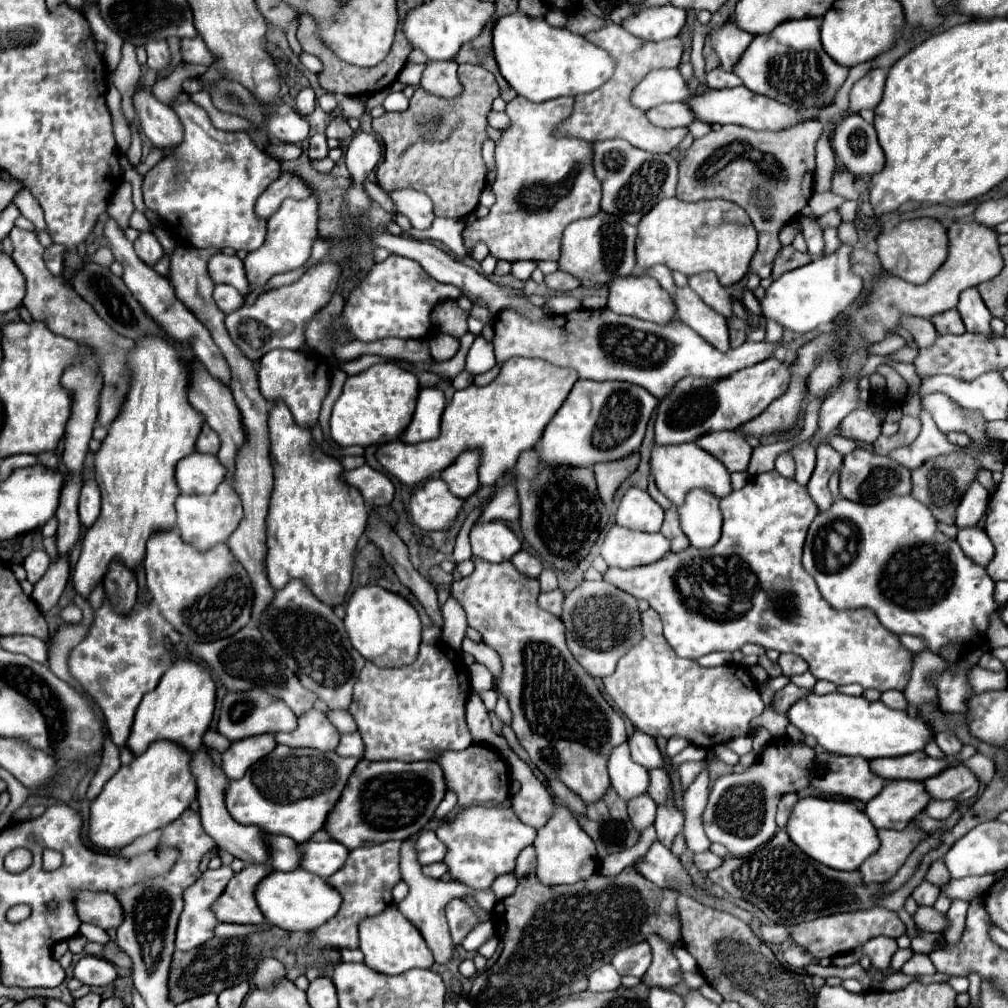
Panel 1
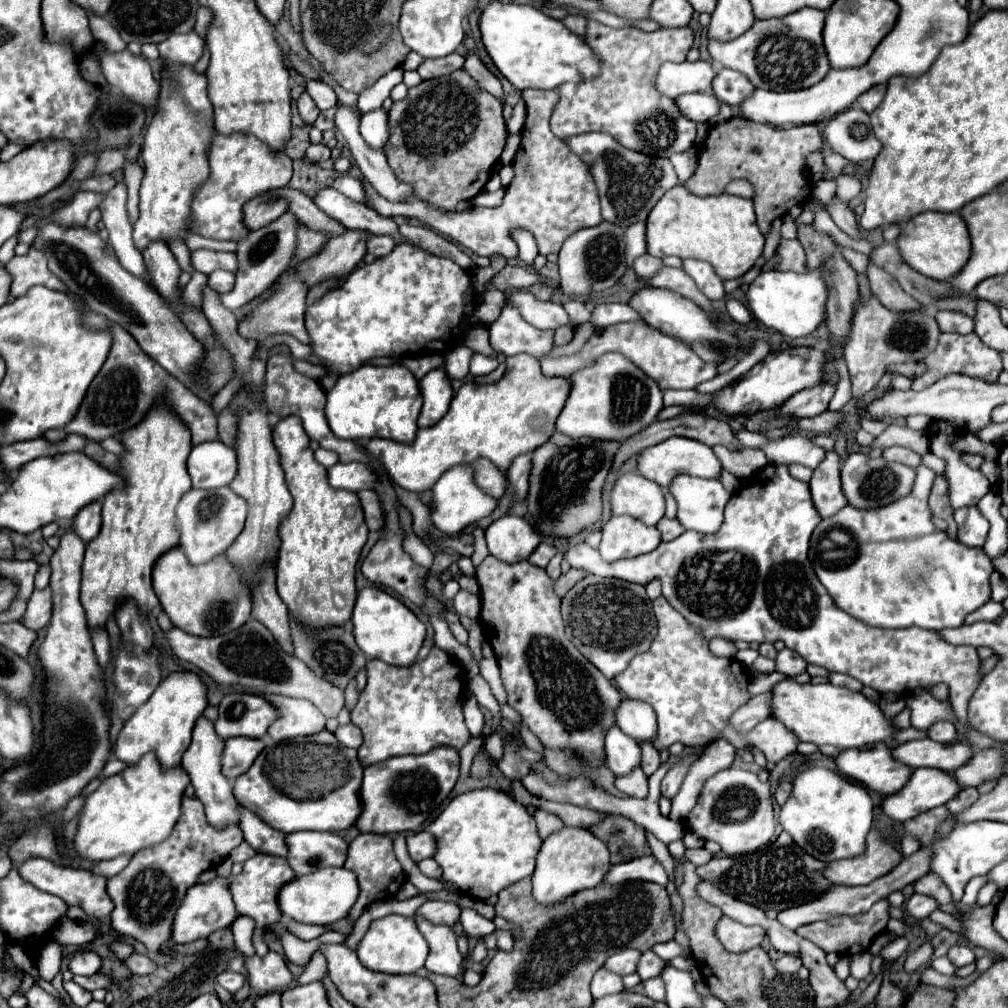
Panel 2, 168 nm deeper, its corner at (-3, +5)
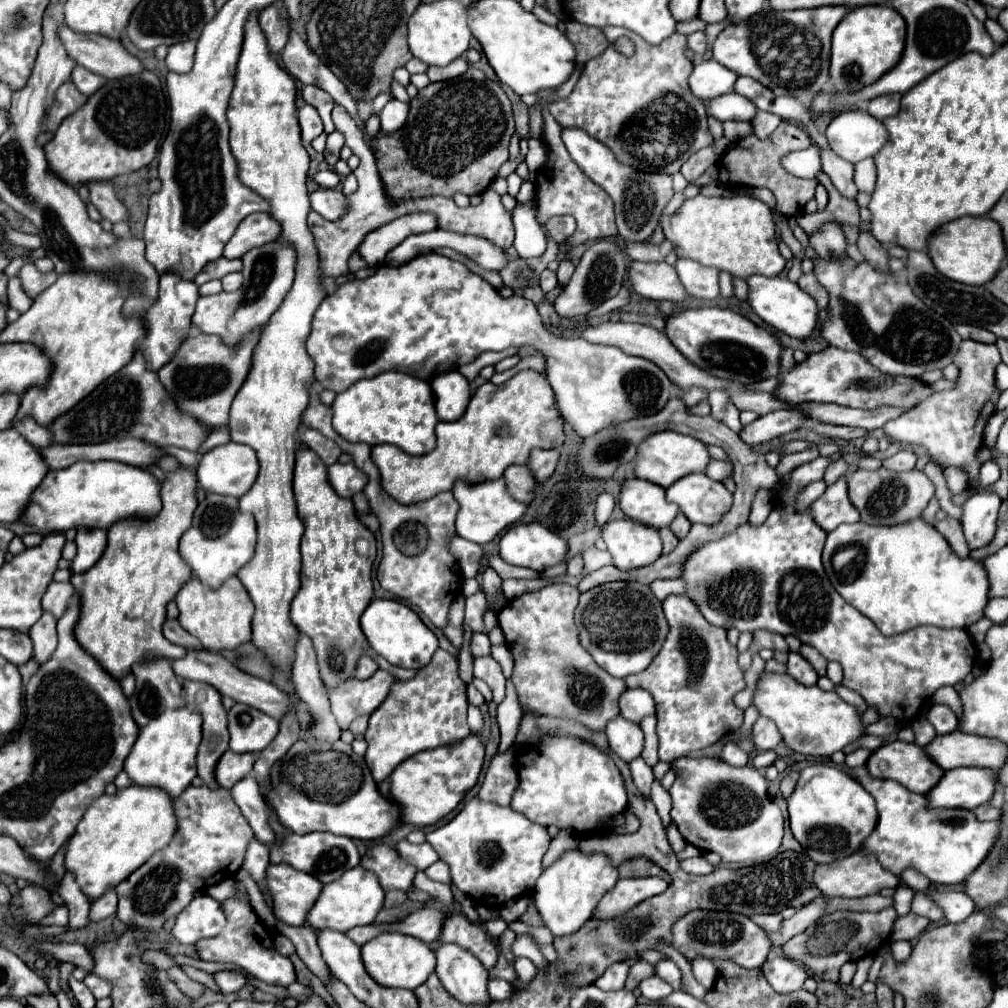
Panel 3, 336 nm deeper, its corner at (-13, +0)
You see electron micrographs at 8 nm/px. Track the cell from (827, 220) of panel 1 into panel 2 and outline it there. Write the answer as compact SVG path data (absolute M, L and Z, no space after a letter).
M840 174L840 176L836 178L836 184L838 184L836 194L838 194L842 200L846 200L846 202L852 200L854 196L858 196L860 190L862 190L860 180L858 180L856 176L850 176L850 174Z

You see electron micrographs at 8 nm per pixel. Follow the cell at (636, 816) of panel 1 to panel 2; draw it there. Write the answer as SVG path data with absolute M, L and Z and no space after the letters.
M634 768L634 772L616 778L616 788L628 796L634 798L646 798L648 796L648 778L644 776L642 768Z

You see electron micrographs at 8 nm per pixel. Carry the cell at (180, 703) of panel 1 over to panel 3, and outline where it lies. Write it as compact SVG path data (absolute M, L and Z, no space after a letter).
M190 707L166 709L160 717L152 719L148 725L140 727L138 739L124 761L124 771L136 785L156 785L162 787L170 797L178 797L190 781L196 777L196 755L202 741L202 717Z

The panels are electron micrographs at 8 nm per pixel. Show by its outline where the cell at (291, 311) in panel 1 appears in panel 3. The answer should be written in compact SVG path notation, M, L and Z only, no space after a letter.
M432 213L404 215L370 231L356 251L366 261L366 265L376 267L376 265L382 265L386 253L392 251L396 245L400 245L408 235L426 233L436 227L438 227L436 217Z

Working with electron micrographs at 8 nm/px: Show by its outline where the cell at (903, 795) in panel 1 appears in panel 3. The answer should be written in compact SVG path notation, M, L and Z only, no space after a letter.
M960 767L950 769L930 789L930 809L974 809L992 799L996 781L992 781L992 769Z

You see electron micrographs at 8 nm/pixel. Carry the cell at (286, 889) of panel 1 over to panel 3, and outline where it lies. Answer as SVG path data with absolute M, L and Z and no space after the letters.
M358 865L350 871L346 871L336 881L326 883L322 887L318 899L314 901L314 905L308 911L306 923L316 931L320 931L320 929L348 931L356 925L370 925L376 919L382 903L384 903L384 891L380 891L376 875Z

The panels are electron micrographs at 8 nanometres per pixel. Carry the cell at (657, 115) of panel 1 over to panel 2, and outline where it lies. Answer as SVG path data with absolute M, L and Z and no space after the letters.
M712 92L682 94L676 98L676 104L682 116L694 122L708 122L720 112L720 100Z

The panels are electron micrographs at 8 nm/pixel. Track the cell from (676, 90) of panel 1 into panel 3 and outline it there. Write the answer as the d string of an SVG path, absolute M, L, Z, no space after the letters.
M700 61L694 65L694 71L688 77L688 87L698 99L712 99L732 91L738 75L730 69L724 69L718 61Z

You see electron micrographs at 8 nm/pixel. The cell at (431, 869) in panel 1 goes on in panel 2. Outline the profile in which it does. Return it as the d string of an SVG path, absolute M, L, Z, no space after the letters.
M426 858L426 860L422 860L422 862L418 862L418 868L422 870L422 874L424 876L428 876L428 878L440 878L442 876L442 870L440 870L440 866L438 866L438 862L434 860L434 858Z

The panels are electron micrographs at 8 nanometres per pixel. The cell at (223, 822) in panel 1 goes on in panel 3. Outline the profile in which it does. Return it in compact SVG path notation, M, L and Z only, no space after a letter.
M182 681L182 687L186 691L186 703L198 711L204 719L202 723L202 743L198 749L198 761L196 761L196 769L198 769L198 777L204 781L206 787L210 789L218 789L220 785L216 785L216 763L220 761L220 757L226 753L228 749L228 729L226 729L226 711L222 707L222 697L220 693L216 693L216 689L212 689L212 685L204 685L198 681Z

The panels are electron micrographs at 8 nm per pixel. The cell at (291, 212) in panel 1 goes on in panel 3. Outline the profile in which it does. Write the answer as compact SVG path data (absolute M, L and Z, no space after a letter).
M270 241L262 247L254 247L242 257L244 261L244 285L238 291L238 297L232 295L208 295L200 297L196 305L196 313L192 317L192 325L196 325L202 333L220 335L226 343L238 343L238 339L250 333L254 327L266 323L270 315L280 307L288 289L294 283L294 267L296 267L296 251L292 245L284 245L284 241Z

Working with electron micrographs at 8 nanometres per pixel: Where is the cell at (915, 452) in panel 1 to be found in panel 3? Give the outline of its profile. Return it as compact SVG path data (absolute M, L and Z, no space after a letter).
M898 451L896 455L882 461L882 465L890 471L910 471L916 467L916 453L914 451Z

